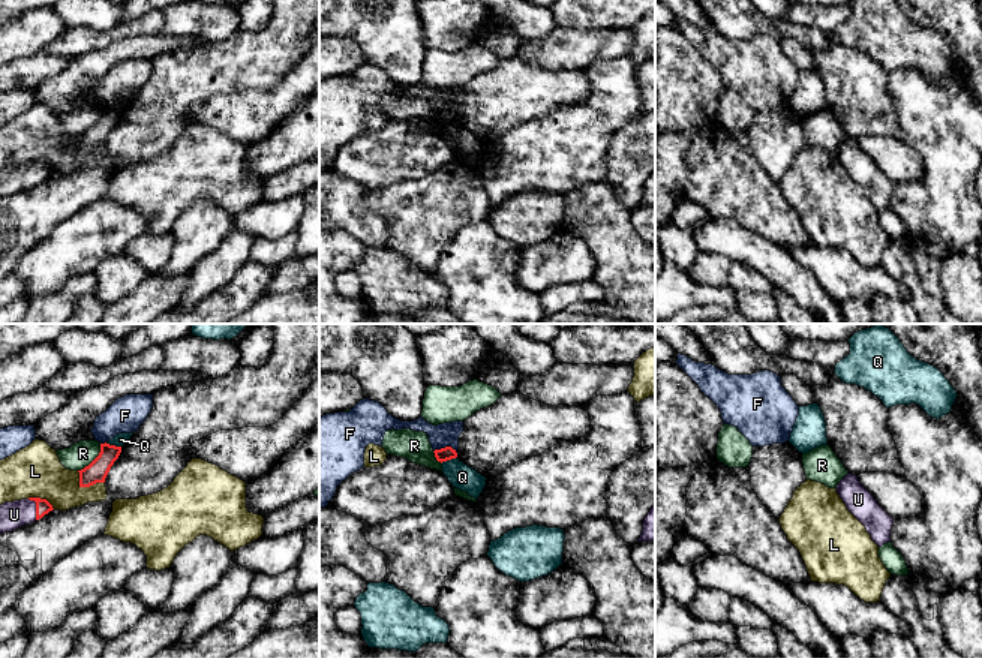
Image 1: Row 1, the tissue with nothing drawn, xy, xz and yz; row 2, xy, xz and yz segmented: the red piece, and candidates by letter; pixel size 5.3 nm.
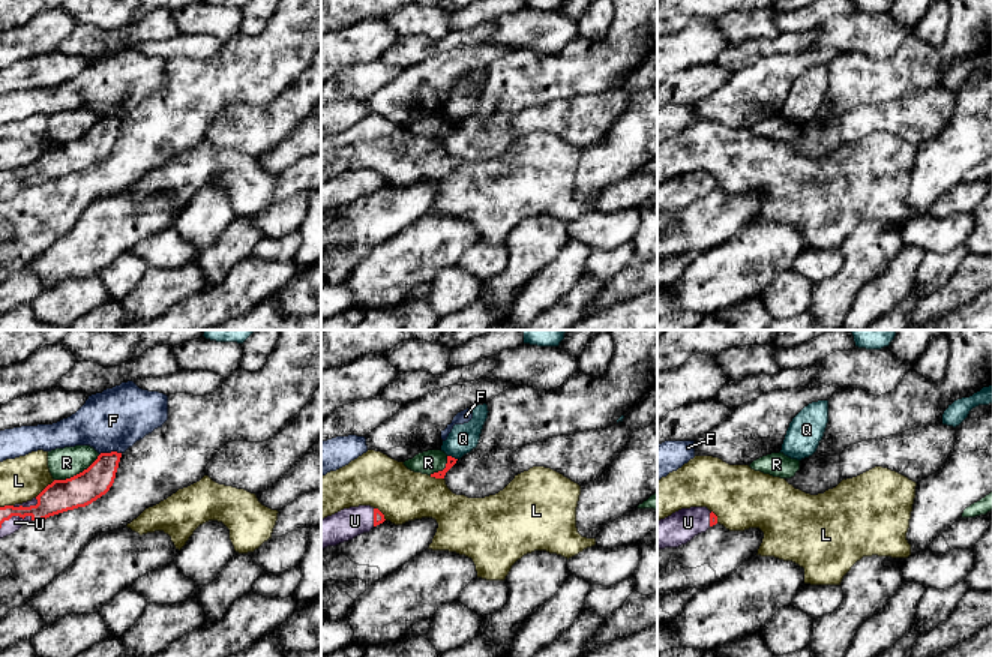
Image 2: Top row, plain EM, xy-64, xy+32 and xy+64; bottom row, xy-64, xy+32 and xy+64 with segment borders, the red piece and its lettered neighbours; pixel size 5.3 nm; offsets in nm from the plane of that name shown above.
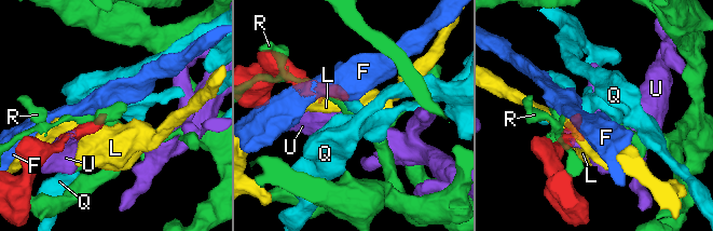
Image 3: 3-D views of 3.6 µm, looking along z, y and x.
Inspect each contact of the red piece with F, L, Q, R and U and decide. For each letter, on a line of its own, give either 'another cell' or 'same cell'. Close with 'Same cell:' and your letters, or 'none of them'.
F: another cell
L: another cell
Q: another cell
R: another cell
U: same cell
Same cell: U

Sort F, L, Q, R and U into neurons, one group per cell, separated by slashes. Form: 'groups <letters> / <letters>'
groups F / L / Q / R / U

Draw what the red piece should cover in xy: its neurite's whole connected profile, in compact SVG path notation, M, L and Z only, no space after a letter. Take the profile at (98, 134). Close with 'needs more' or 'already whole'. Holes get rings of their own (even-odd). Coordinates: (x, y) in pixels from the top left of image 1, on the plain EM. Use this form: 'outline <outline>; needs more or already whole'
outline M106 106L100 108L99 120L88 130L78 135L79 151L90 151L96 147L105 147L105 142L120 117L121 111L109 109Z; already whole

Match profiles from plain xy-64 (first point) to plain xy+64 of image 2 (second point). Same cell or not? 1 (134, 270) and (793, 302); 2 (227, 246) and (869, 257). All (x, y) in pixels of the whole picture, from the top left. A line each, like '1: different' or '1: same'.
1: same
2: different

